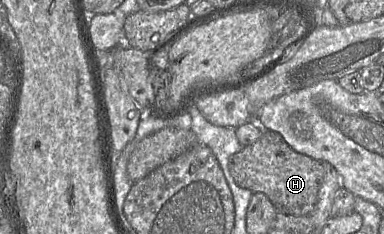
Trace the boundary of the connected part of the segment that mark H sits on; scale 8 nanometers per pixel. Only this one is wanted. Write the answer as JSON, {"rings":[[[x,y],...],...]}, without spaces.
{"rings":[[[264,130],[256,142],[230,157],[229,170],[239,187],[265,194],[278,213],[293,216],[309,216],[313,212],[324,177],[322,162],[294,151],[279,133],[268,130]]]}

